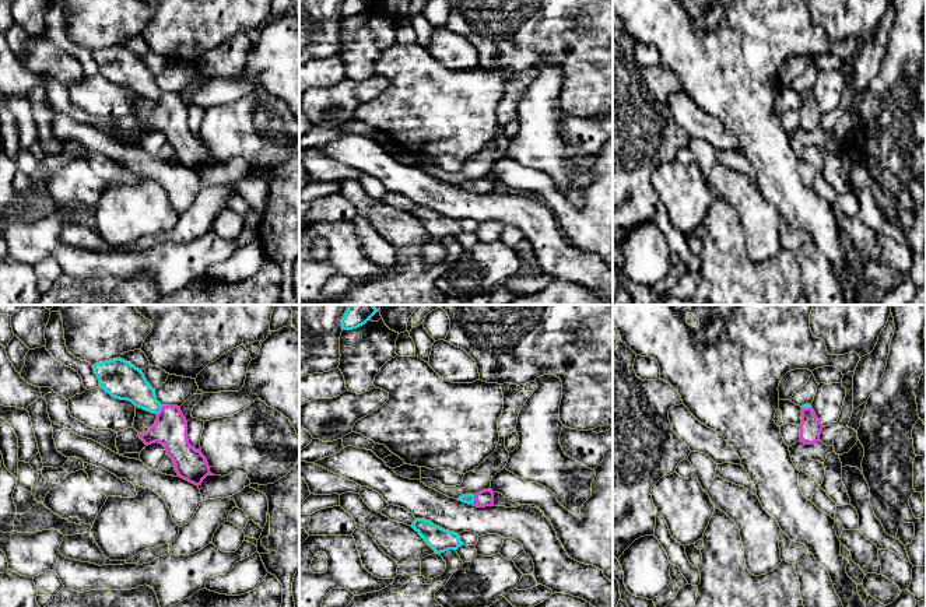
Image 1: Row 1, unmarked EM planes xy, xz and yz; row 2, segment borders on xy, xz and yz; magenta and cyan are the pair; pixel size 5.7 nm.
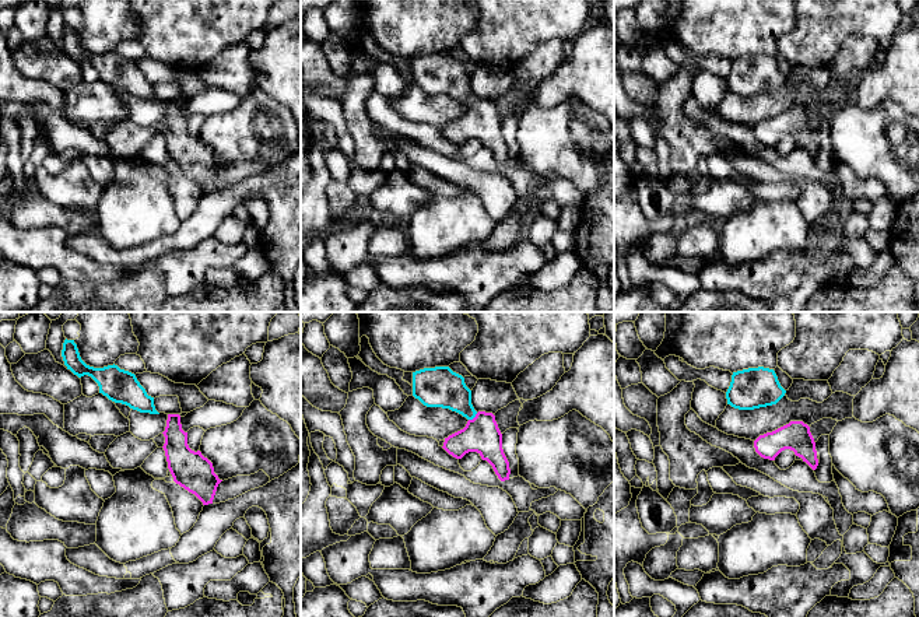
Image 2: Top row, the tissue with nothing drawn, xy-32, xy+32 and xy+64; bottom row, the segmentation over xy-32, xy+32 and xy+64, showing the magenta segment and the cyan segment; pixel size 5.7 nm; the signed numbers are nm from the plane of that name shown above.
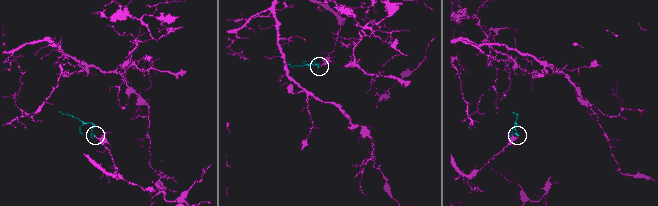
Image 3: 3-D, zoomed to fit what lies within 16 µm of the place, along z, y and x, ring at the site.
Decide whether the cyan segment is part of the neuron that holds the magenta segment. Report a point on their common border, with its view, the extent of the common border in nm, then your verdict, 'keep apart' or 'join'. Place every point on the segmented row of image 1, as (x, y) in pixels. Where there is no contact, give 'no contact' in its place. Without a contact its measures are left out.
xz (474, 500) | 60 nm | join

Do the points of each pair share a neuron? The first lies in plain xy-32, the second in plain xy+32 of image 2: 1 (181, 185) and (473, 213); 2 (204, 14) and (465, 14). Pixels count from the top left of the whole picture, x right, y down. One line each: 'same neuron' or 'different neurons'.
1: different neurons
2: different neurons

